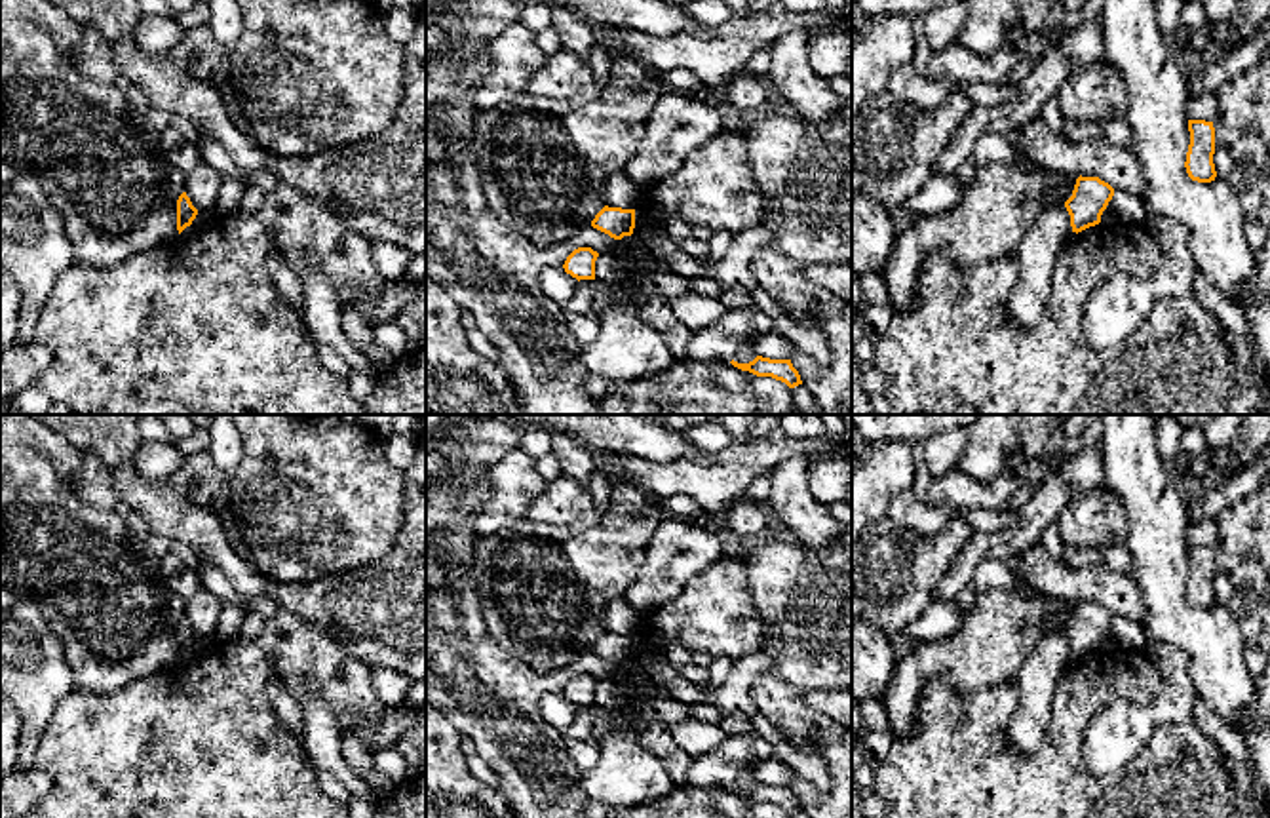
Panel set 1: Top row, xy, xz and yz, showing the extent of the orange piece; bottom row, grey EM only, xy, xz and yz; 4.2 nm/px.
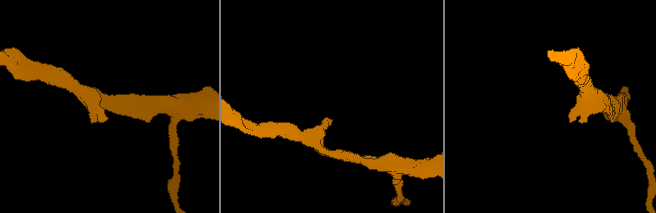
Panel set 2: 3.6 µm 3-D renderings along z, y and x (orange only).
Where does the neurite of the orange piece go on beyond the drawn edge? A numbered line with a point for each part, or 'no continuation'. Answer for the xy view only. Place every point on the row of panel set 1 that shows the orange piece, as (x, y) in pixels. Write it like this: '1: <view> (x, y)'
no continuation

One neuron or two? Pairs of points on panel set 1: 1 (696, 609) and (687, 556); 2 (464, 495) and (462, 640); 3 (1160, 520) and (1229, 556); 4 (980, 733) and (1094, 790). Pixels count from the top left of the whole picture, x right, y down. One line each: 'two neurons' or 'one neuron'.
1: two neurons
2: one neuron
3: two neurons
4: one neuron

